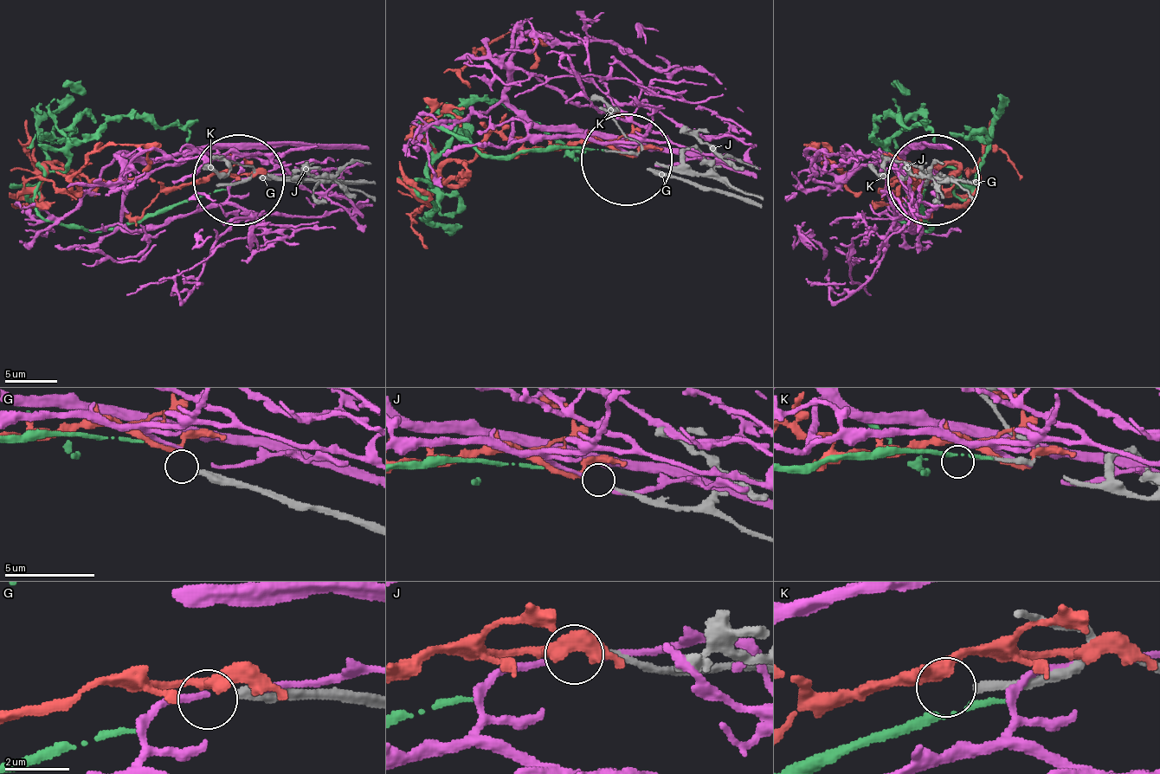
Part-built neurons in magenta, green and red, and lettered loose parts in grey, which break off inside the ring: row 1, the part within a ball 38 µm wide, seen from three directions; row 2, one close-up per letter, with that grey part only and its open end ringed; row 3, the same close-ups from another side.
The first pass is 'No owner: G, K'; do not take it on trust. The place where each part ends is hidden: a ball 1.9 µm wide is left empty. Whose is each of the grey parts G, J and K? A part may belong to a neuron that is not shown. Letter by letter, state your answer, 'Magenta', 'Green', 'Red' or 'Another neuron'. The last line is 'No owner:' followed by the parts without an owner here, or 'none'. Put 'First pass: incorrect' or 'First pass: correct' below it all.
G: Another neuron
J: Red
K: Another neuron
No owner: G, K
First pass: correct

